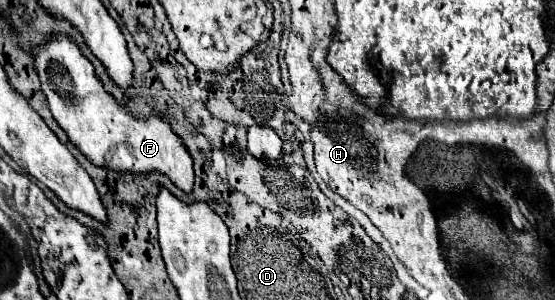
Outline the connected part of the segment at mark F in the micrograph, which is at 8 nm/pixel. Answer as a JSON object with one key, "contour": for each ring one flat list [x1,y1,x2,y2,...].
{"contour":[[57,37,39,49,33,49,33,61,41,79,41,89,47,97,53,119,67,133,69,141,93,163,107,167,119,175,149,175,163,173,181,191,193,189,193,159,185,145,171,131,161,115,153,113,149,119,137,119,123,105,119,105,95,77,93,65,81,55,79,47,67,39]]}

